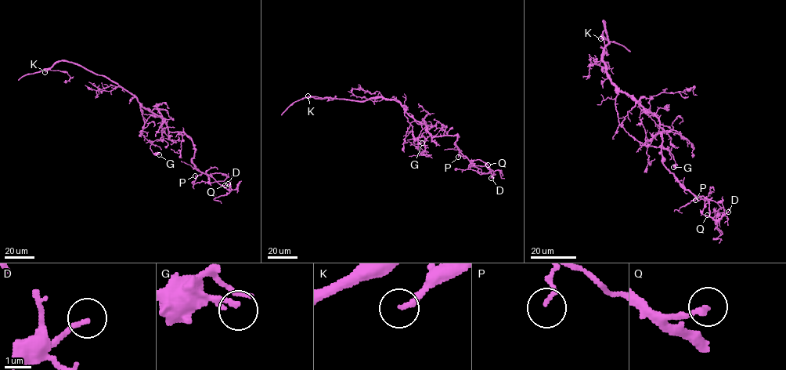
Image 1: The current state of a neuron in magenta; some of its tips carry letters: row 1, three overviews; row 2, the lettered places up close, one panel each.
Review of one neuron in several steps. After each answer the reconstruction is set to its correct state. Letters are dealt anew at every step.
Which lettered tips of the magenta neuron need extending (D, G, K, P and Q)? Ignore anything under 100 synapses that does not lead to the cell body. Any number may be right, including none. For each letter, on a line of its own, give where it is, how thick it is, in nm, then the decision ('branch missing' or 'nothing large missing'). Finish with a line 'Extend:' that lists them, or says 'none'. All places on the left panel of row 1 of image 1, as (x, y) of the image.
D: at (228, 183); 160 nm thick; nothing large missing
G: at (159, 154); 180 nm thick; nothing large missing
K: at (45, 72); 200 nm thick; branch missing
P: at (195, 175); 110 nm thick; nothing large missing
Q: at (225, 185); 200 nm thick; nothing large missing
Extend: K

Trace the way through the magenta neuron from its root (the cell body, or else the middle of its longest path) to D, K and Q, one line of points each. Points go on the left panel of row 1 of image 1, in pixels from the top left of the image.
D: (155, 114), (169, 131), (183, 132), (191, 138), (196, 168), (230, 190), (228, 183)
K: (155, 114), (145, 109), (133, 95), (117, 84), (72, 63), (56, 61), (45, 72)
Q: (155, 114), (163, 118), (169, 131), (183, 132), (191, 138), (194, 150), (192, 159), (194, 165), (225, 185)

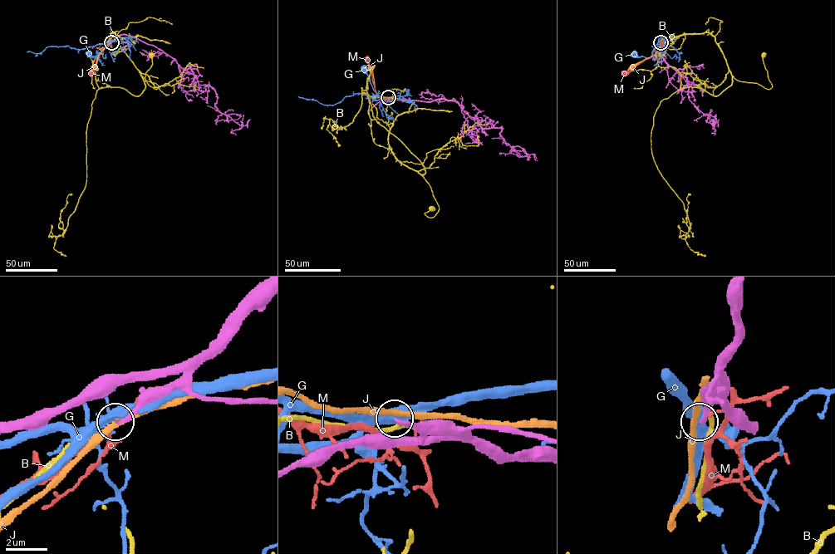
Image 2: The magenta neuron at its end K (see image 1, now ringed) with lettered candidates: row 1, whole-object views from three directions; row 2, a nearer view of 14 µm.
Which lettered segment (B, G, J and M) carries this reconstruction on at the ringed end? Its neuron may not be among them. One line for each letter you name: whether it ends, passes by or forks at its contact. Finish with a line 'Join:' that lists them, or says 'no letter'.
Join: no letter

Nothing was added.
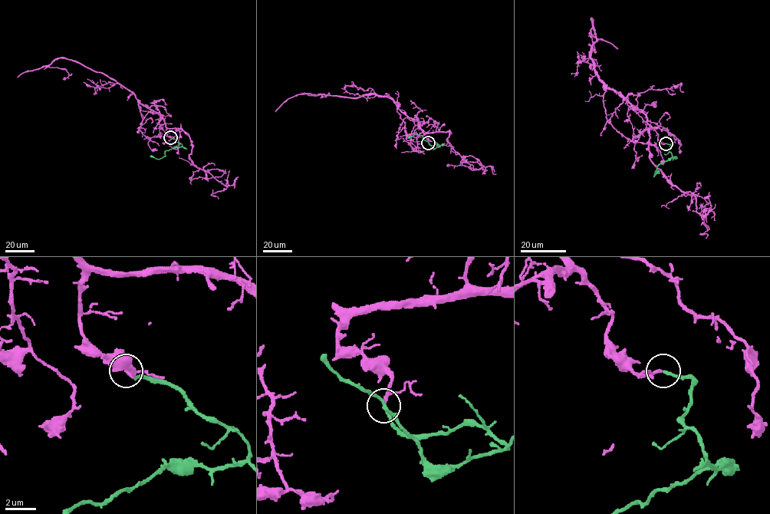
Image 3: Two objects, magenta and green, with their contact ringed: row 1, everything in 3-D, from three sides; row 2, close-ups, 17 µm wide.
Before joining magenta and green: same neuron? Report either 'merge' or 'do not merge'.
merge

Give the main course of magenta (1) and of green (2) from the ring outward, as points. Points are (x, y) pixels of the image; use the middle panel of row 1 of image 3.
1: (428, 142), (419, 124), (406, 116), (391, 98), (374, 94), (358, 97), (298, 94), (287, 98), (275, 111)
2: (428, 143), (439, 146), (432, 148), (422, 135), (407, 136)

